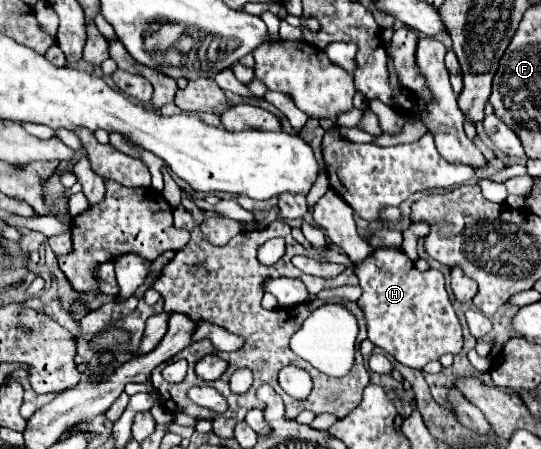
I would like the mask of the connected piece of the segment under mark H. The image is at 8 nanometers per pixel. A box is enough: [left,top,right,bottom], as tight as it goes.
[356,248,462,368]

